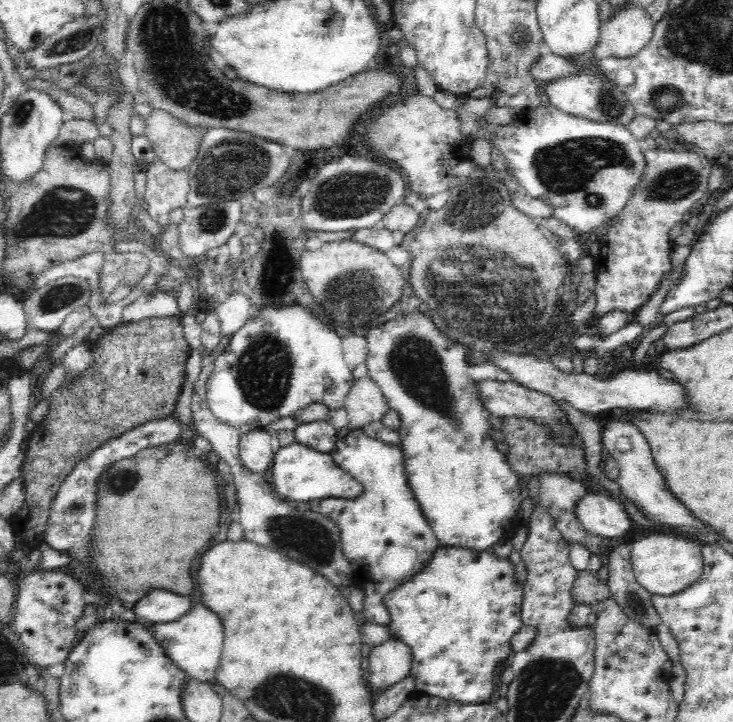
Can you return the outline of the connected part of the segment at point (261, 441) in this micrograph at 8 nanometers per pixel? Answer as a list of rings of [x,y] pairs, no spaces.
[[[254,429],[242,433],[239,442],[239,457],[246,471],[260,474],[268,469],[273,460],[271,444],[272,435],[269,430]]]

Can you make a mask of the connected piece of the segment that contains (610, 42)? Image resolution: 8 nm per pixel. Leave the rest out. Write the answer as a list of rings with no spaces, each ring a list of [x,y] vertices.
[[[628,3],[623,7],[614,8],[608,20],[601,24],[598,52],[603,56],[629,58],[651,41],[653,30],[652,19],[643,6],[631,6]]]

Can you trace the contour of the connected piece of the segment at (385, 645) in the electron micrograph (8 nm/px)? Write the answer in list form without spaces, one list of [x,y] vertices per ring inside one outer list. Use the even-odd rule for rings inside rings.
[[[391,638],[372,647],[369,661],[364,679],[371,696],[376,697],[410,675],[412,652],[402,640]]]

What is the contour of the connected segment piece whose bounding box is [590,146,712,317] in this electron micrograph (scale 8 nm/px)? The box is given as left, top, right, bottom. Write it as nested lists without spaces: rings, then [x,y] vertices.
[[[643,146],[643,154],[646,161],[643,176],[636,187],[631,189],[631,195],[624,208],[614,216],[601,229],[600,253],[595,257],[596,286],[595,307],[591,317],[601,317],[611,310],[623,310],[633,312],[648,302],[653,292],[656,292],[660,280],[672,271],[670,262],[670,250],[674,243],[670,241],[668,232],[675,224],[684,223],[688,212],[700,204],[700,198],[708,193],[708,182],[711,176],[712,162],[700,151],[689,148],[684,151],[674,151],[669,147],[661,147],[656,150],[648,150]]]

